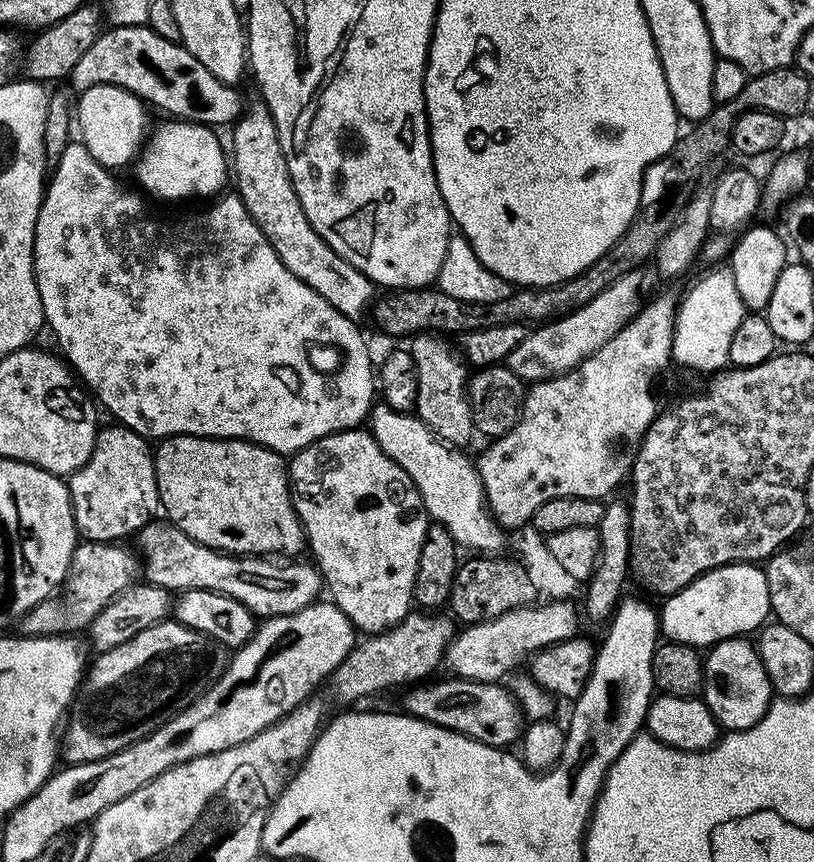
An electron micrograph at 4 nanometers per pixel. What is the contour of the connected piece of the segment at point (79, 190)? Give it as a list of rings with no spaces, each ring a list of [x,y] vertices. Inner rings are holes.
[[[69,142],[66,150],[62,150],[58,166],[47,181],[40,213],[36,219],[32,251],[34,278],[42,302],[45,325],[49,329],[52,327],[52,332],[60,343],[59,351],[63,359],[70,365],[73,373],[87,385],[103,411],[105,408],[112,418],[126,428],[133,428],[138,435],[145,438],[214,436],[217,440],[248,440],[251,444],[261,444],[263,448],[281,454],[301,452],[306,446],[330,435],[331,432],[360,428],[363,420],[365,423],[369,419],[374,407],[372,395],[375,397],[378,392],[378,376],[374,371],[374,360],[372,364],[371,358],[368,357],[368,344],[360,333],[361,325],[334,310],[334,306],[330,306],[326,298],[322,298],[314,289],[306,286],[306,282],[290,274],[290,270],[286,270],[282,258],[278,258],[276,251],[268,245],[266,234],[262,234],[254,218],[250,218],[239,195],[221,195],[209,203],[213,204],[205,212],[188,216],[185,220],[156,221],[144,205],[145,197],[139,191],[136,193],[123,188],[112,176],[115,175],[93,158],[83,142]],[[316,343],[333,344],[334,347],[340,348],[341,354],[344,355],[340,369],[333,376],[324,377],[312,365],[312,360],[308,357],[308,344]]]

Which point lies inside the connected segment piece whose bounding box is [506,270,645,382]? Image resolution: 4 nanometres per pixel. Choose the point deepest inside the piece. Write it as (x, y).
(562, 344)

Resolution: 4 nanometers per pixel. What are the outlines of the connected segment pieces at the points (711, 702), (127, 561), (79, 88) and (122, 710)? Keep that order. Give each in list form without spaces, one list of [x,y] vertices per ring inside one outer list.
[[[748,638],[719,640],[711,649],[712,660],[706,664],[706,679],[702,699],[714,714],[721,729],[744,732],[752,728],[768,712],[774,699],[772,683],[766,674],[757,645]]]
[[[80,542],[72,555],[72,565],[68,568],[68,578],[62,585],[59,594],[53,594],[47,600],[43,600],[38,606],[34,606],[25,616],[19,617],[18,632],[21,636],[64,636],[76,634],[79,630],[87,629],[88,624],[103,610],[116,596],[121,596],[126,589],[132,587],[138,580],[138,560],[126,549],[120,548],[119,543],[109,542],[98,544],[95,542]]]
[[[146,24],[113,25],[109,29],[101,31],[94,45],[82,54],[71,71],[68,83],[73,93],[85,92],[96,85],[116,85],[175,119],[209,126],[228,126],[243,115],[244,105],[238,90],[216,79],[179,41],[162,38]]]
[[[169,618],[167,620],[160,621],[159,624],[150,626],[146,630],[142,630],[142,634],[134,634],[134,638],[130,638],[130,642],[122,642],[122,646],[114,646],[114,650],[106,650],[99,653],[95,657],[96,661],[91,661],[90,667],[86,672],[86,679],[82,684],[82,692],[88,695],[88,712],[76,712],[71,713],[70,719],[67,721],[66,727],[62,732],[62,756],[68,764],[85,764],[86,762],[94,762],[95,760],[101,760],[106,758],[110,754],[114,754],[118,750],[122,750],[126,746],[130,746],[134,742],[139,740],[145,740],[148,735],[154,730],[158,730],[164,725],[167,720],[173,720],[173,718],[183,712],[184,709],[189,708],[198,697],[204,695],[206,689],[209,687],[210,681],[213,679],[214,673],[219,674],[224,671],[226,667],[226,656],[223,651],[217,648],[217,645],[213,641],[209,640],[207,636],[201,634],[201,632],[195,632],[194,629],[188,628],[184,624],[177,622],[175,619]]]

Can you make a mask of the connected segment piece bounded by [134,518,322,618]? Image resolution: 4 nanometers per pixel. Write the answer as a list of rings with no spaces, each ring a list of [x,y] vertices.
[[[157,518],[145,528],[141,528],[134,537],[134,543],[140,547],[138,556],[142,561],[142,576],[147,583],[159,584],[161,588],[167,588],[173,594],[190,590],[217,592],[226,598],[234,598],[238,602],[242,602],[242,606],[250,609],[252,615],[257,618],[294,614],[306,606],[317,603],[319,596],[316,595],[322,592],[322,577],[315,563],[303,564],[303,559],[289,558],[283,554],[269,558],[267,555],[238,556],[219,552],[213,548],[202,546],[194,538],[182,534],[182,530],[178,530],[164,518]]]

